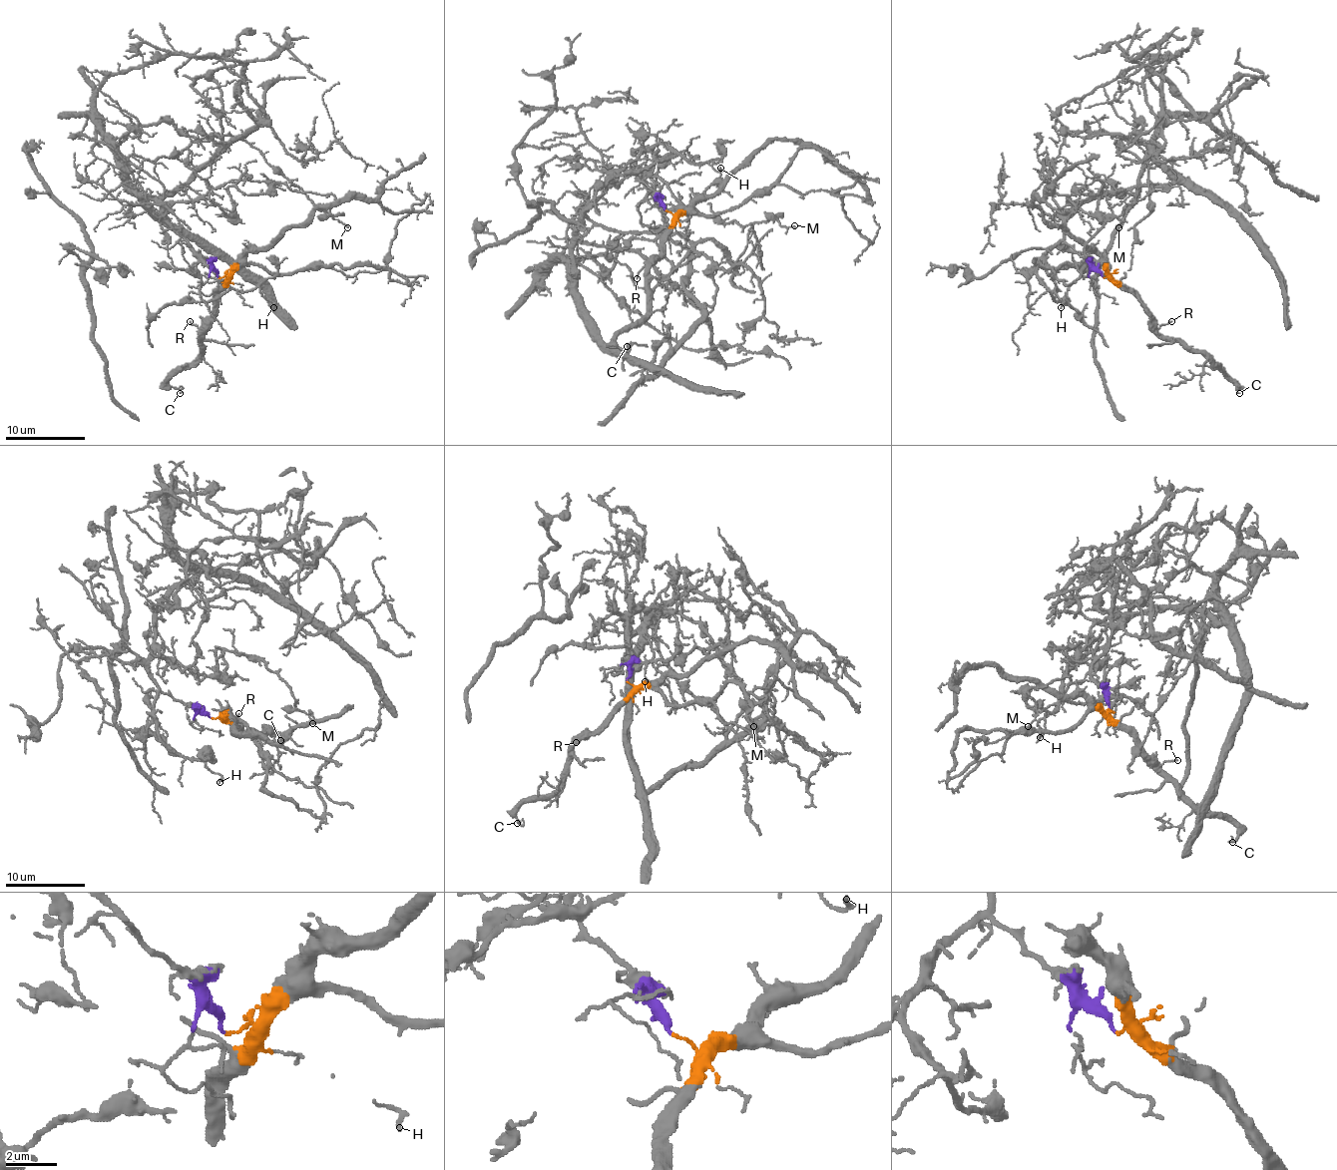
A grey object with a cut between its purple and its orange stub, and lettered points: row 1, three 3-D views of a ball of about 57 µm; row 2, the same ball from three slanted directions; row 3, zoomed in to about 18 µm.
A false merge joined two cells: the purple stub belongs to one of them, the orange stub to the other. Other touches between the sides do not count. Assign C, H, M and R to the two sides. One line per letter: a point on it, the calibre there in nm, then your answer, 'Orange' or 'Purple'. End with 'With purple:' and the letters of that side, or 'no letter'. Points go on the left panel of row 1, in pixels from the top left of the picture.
C: Place: (180, 393). Thickness 110 nm. Orange
H: Place: (273, 307). Thickness 160 nm. Purple
M: Place: (347, 227). Thickness 110 nm. Purple
R: Place: (190, 321). Thickness 90 nm. Orange
With purple: H, M

